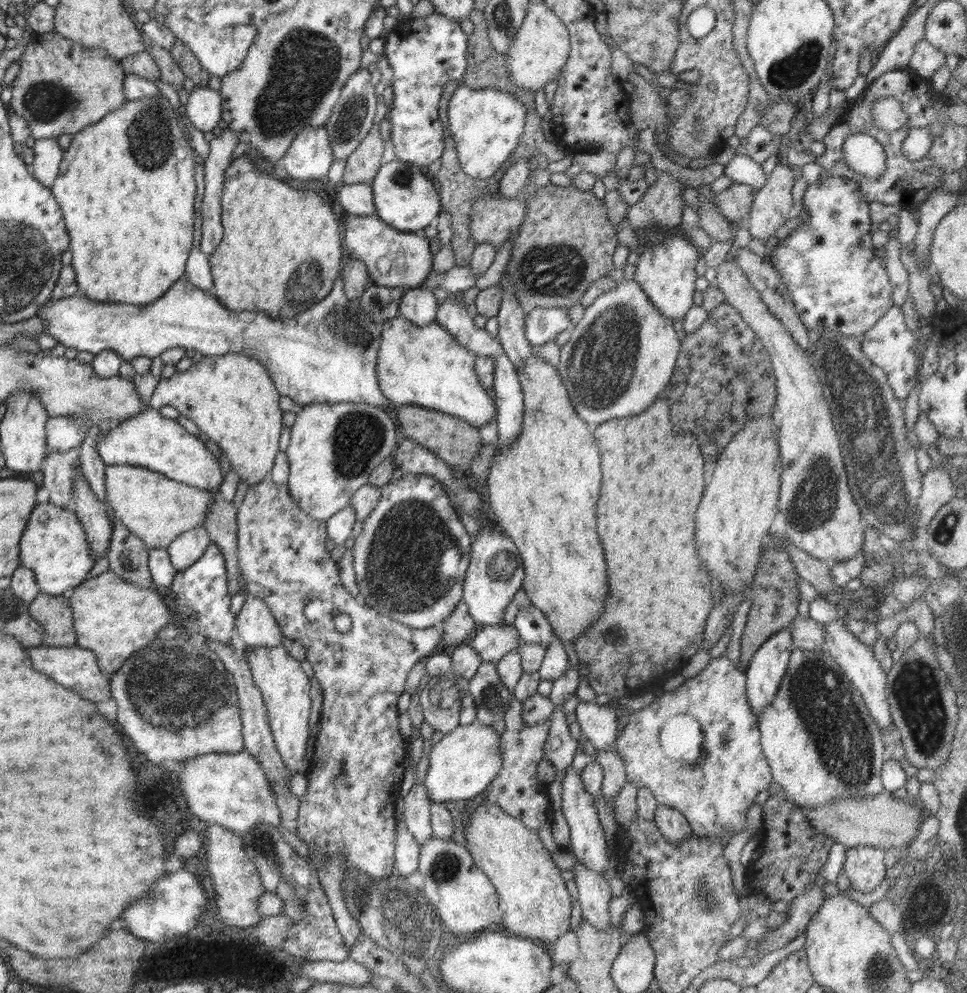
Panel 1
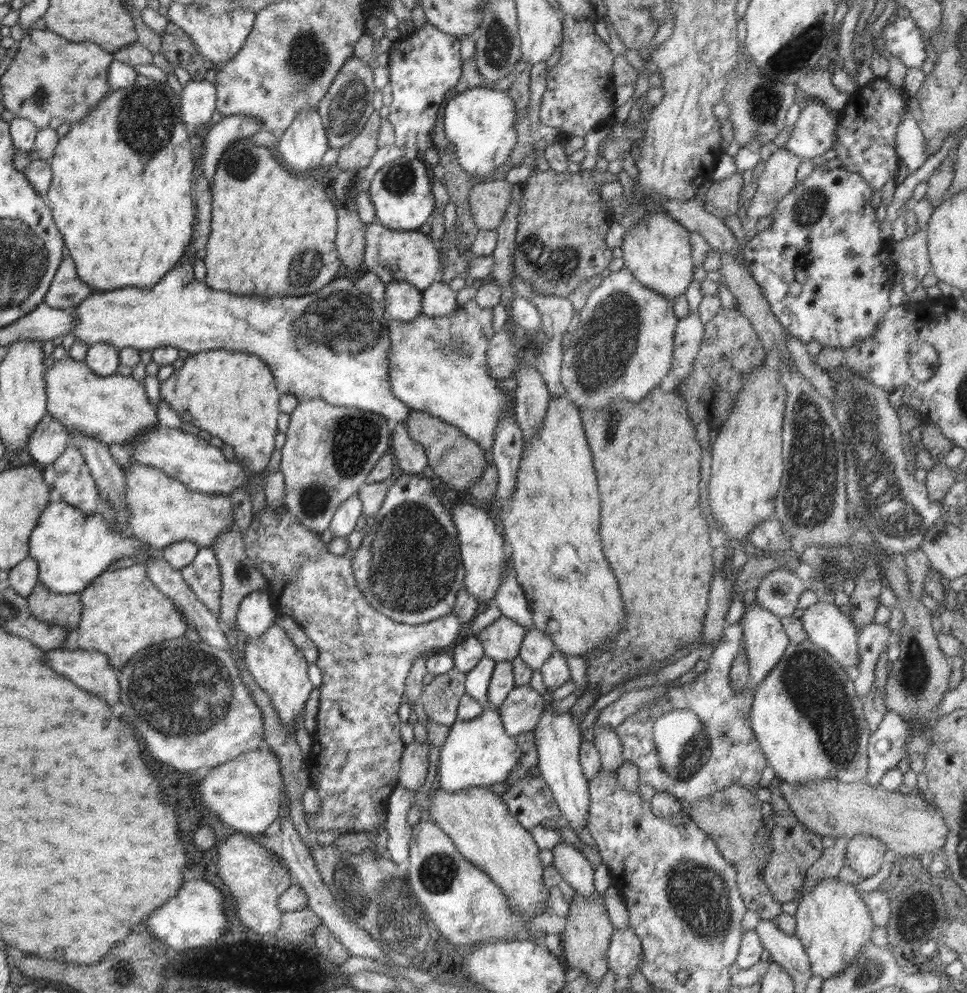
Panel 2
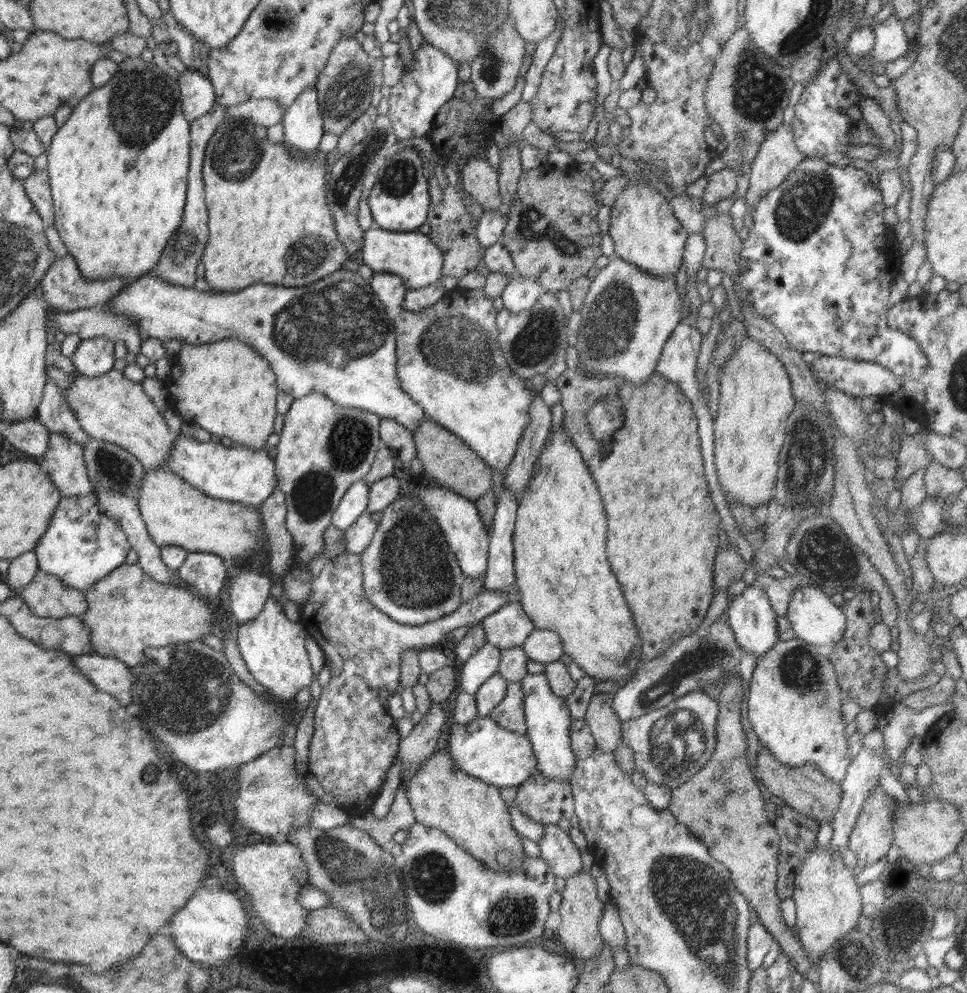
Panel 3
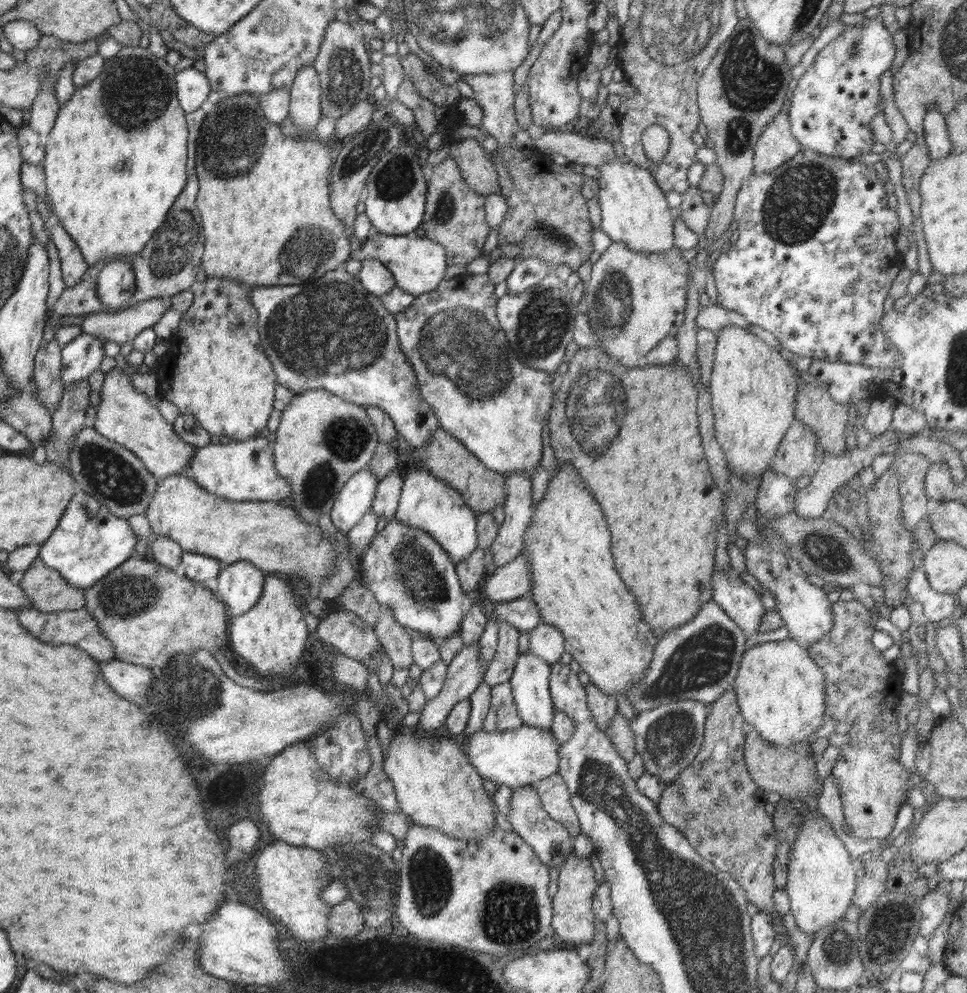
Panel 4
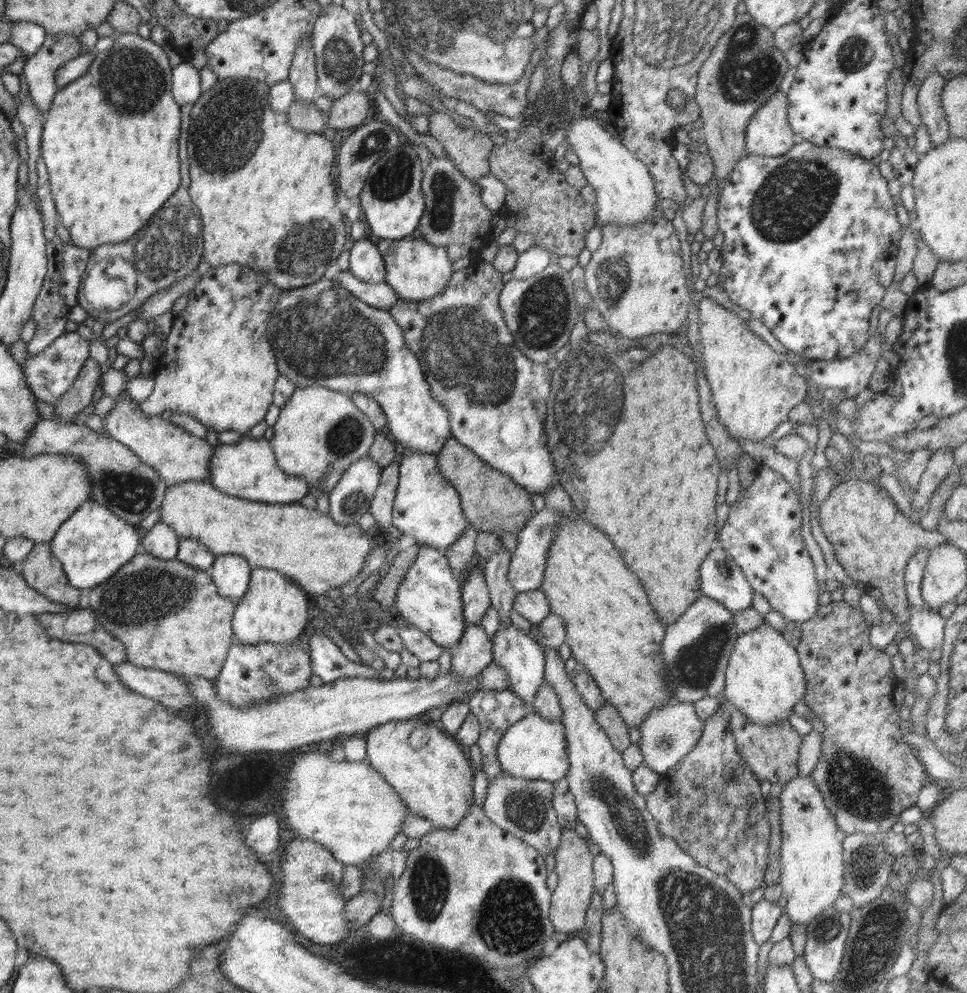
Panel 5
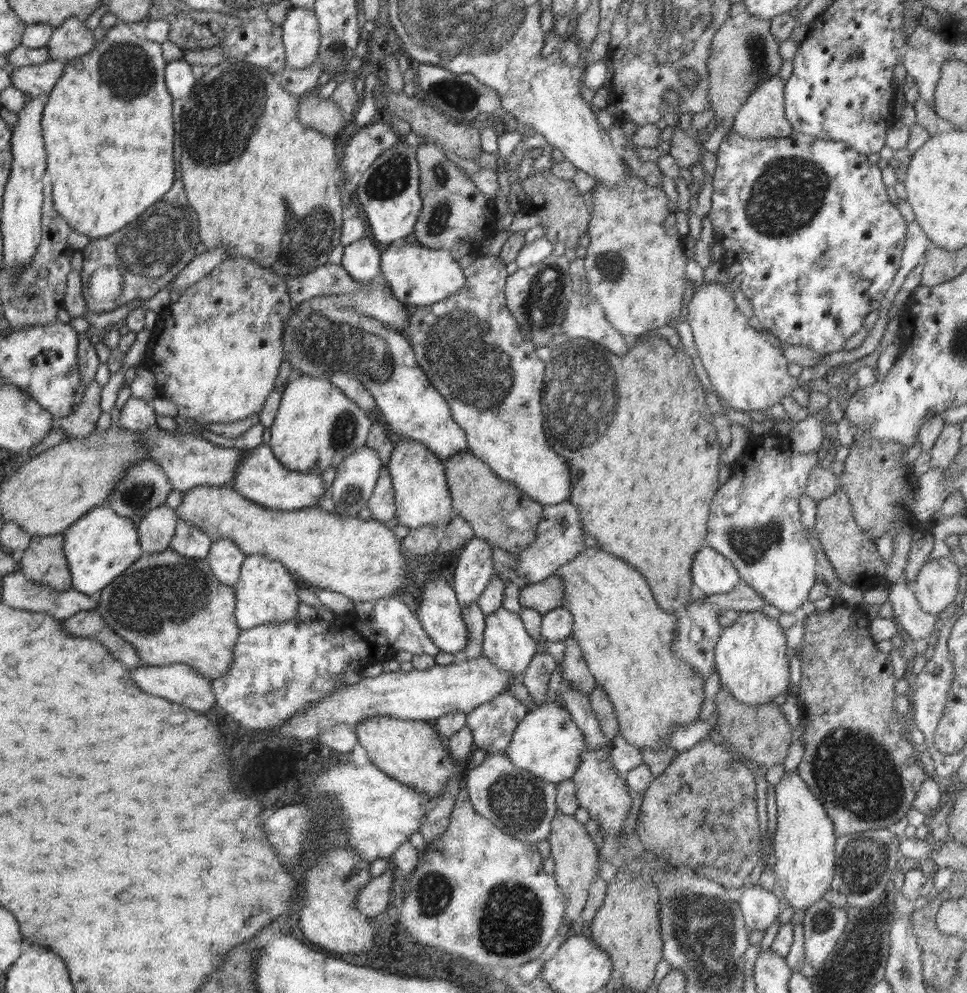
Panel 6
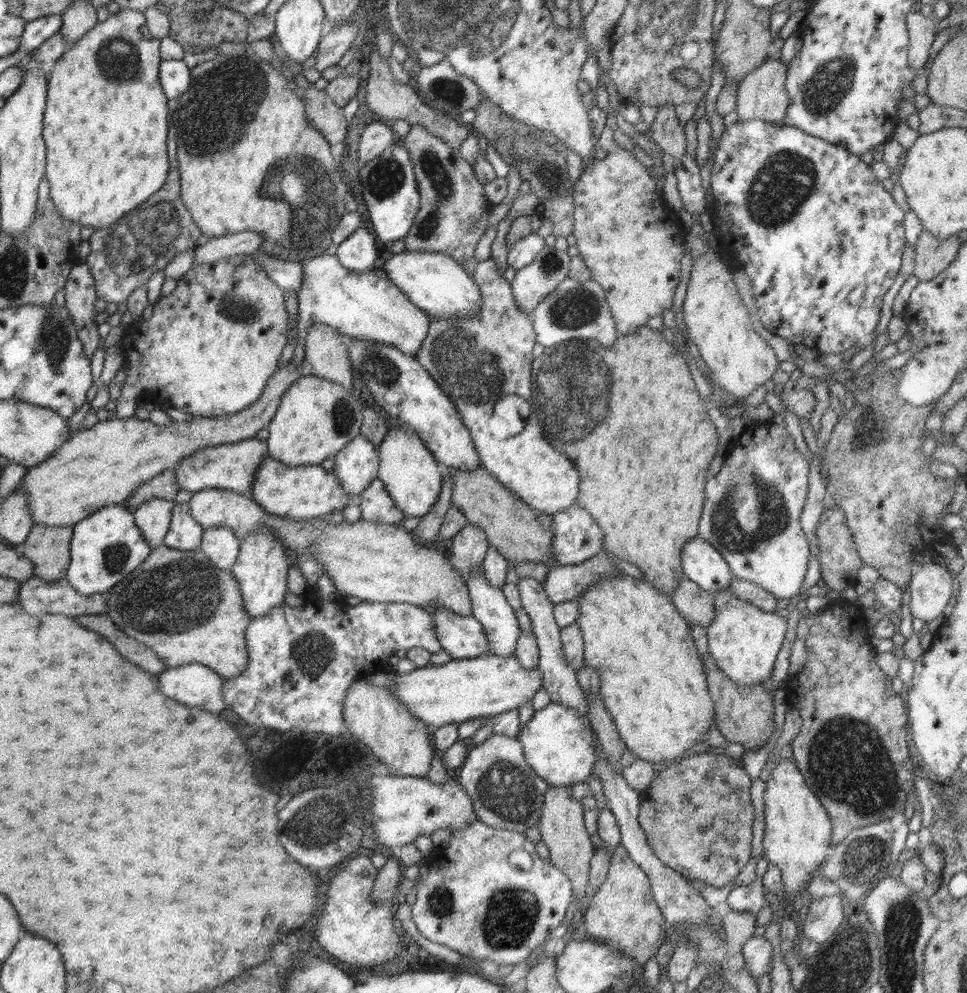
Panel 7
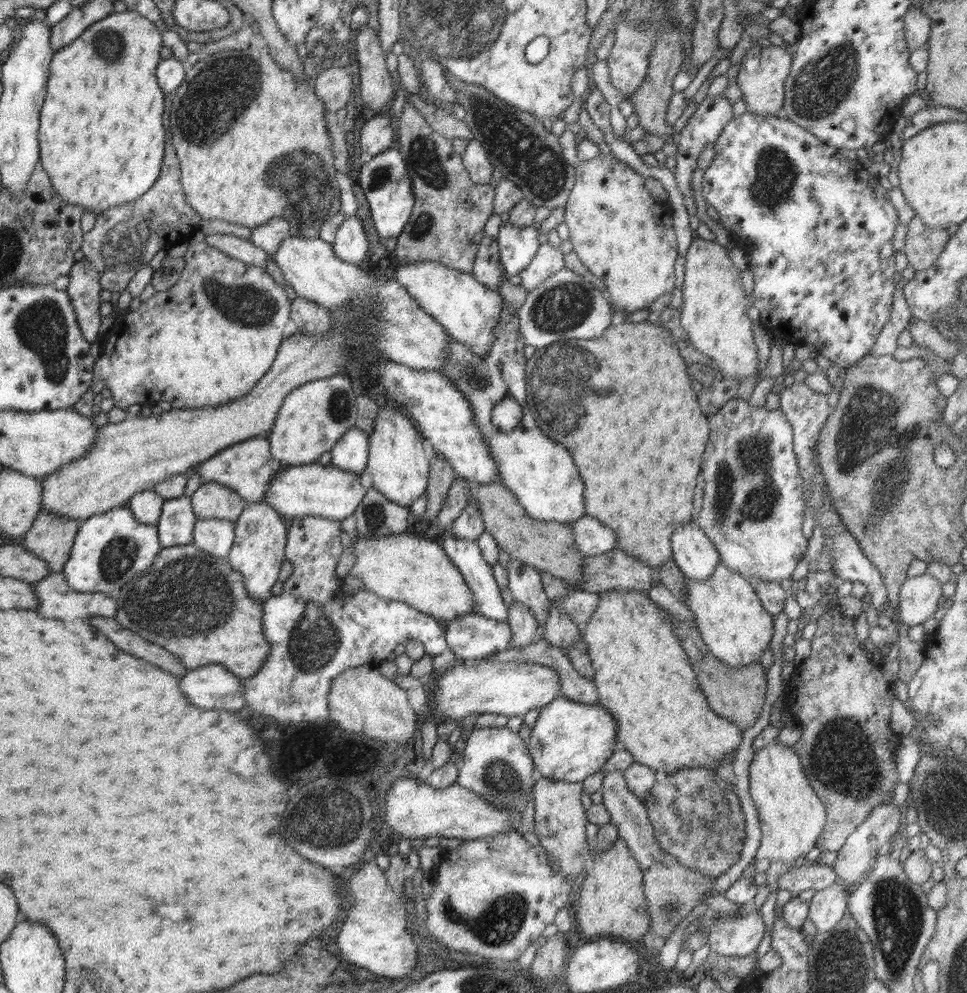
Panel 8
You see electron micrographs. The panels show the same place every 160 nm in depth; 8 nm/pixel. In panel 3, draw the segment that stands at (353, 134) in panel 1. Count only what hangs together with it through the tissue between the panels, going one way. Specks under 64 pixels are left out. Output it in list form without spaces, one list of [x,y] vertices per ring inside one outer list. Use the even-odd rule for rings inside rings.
[[[342,38],[334,46],[315,84],[325,131],[340,136],[352,122],[371,107],[371,93],[375,85],[370,65],[367,52],[355,38]]]

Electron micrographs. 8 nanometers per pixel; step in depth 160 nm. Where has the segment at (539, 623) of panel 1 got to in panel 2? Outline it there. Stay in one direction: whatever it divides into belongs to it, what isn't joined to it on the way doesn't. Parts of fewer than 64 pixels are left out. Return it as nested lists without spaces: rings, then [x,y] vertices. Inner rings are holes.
[[[508,567],[502,574],[502,584],[497,588],[492,602],[502,615],[519,622],[526,630],[533,626],[532,613],[522,587],[516,581],[513,567]]]

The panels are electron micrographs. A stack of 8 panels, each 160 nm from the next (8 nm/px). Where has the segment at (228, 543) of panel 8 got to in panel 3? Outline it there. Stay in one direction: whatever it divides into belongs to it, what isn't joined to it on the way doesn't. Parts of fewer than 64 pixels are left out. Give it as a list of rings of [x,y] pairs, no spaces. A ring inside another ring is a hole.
[[[248,566],[238,567],[236,576],[226,582],[225,608],[240,623],[251,621],[270,597],[271,579],[270,575],[264,576]]]

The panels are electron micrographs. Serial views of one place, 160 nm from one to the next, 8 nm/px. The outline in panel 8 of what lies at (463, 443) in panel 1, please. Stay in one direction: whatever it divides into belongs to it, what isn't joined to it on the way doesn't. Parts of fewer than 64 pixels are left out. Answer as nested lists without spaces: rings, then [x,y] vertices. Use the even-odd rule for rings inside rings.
[[[501,482],[490,484],[470,483],[468,502],[476,502],[476,506],[480,510],[480,516],[483,518],[485,531],[495,538],[499,548],[507,552],[510,559],[516,559],[525,565],[533,566],[538,572],[553,575],[554,578],[562,580],[565,584],[576,584],[582,579],[580,568],[583,568],[586,556],[582,556],[578,550],[574,540],[574,531],[569,525],[554,521],[544,522],[528,517],[514,493],[509,491]]]

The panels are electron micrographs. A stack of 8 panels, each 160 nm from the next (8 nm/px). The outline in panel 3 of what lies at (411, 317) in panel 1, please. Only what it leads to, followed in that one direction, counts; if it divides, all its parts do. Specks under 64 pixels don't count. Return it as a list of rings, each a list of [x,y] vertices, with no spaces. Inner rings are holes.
[[[373,271],[369,285],[389,313],[403,310],[404,293],[408,290],[398,275]]]

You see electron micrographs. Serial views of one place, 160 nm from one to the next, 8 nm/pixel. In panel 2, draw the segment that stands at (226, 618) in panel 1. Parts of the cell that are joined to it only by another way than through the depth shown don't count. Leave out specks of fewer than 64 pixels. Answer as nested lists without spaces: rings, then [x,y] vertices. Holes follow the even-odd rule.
[[[199,547],[194,560],[181,568],[180,574],[196,598],[218,615],[221,605],[221,572],[212,548]]]

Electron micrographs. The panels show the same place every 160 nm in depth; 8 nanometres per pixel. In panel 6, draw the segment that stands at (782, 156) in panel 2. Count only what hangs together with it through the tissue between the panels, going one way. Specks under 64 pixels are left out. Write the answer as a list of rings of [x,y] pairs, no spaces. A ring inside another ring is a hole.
[[[779,75],[762,81],[733,120],[732,130],[747,139],[784,138],[793,131],[785,115],[785,82]]]

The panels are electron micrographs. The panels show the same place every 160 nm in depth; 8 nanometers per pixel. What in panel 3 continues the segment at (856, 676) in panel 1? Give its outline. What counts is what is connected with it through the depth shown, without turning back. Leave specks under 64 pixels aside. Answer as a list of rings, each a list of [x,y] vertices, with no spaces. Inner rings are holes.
[[[808,583],[791,595],[786,617],[791,622],[795,636],[812,645],[836,644],[846,628],[846,617],[840,607],[830,601],[830,594]]]

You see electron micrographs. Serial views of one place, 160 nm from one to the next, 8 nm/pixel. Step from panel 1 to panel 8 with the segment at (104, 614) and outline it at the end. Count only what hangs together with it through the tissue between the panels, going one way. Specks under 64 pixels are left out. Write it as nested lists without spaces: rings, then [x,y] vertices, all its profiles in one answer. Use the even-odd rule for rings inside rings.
[[[194,543],[162,547],[156,560],[144,570],[144,592],[142,592],[142,574],[136,574],[120,589],[116,602],[118,608],[116,620],[124,628],[170,650],[174,656],[180,658],[180,662],[183,662],[188,670],[217,664],[224,666],[234,676],[246,679],[256,674],[268,658],[269,644],[264,636],[262,624],[263,604],[247,591],[244,578],[231,568],[230,563],[200,550]],[[192,602],[198,606],[190,606]],[[164,614],[166,622],[152,622],[154,618],[160,618]]]

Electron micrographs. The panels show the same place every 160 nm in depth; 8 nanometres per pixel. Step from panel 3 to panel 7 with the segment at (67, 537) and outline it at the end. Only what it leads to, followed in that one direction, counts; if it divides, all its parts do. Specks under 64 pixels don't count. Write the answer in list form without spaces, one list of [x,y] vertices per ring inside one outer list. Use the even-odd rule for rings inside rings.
[[[124,505],[105,506],[74,525],[71,561],[65,577],[80,595],[101,595],[114,589],[120,580],[136,570],[150,551],[150,545],[136,527],[132,510]]]

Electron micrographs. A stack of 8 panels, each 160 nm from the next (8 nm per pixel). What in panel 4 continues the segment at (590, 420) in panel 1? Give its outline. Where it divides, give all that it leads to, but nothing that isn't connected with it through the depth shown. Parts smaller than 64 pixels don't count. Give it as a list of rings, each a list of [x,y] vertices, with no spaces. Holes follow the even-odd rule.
[[[612,242],[592,265],[591,278],[586,282],[584,295],[588,307],[589,324],[602,341],[599,345],[605,353],[622,361],[625,369],[635,365],[645,365],[650,352],[663,338],[676,335],[678,327],[684,322],[684,310],[688,298],[687,273],[689,263],[684,260],[681,250],[672,248],[663,253],[639,253],[624,244]]]

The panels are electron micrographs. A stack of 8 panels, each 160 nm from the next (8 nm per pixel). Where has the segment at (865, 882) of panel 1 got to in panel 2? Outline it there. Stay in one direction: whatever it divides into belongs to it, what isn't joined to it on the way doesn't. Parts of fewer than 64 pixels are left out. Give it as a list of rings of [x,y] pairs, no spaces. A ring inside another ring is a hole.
[[[856,835],[847,841],[845,860],[850,862],[849,868],[854,871],[856,880],[863,880],[874,876],[885,864],[882,857],[886,851],[880,839]]]

